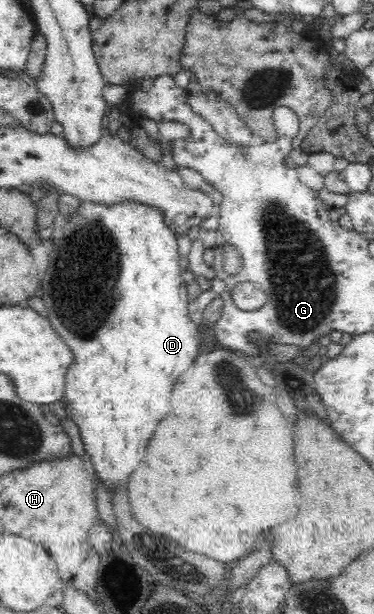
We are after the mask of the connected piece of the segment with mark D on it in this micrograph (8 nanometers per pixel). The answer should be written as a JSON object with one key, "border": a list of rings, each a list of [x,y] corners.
{"border":[[[83,202],[80,210],[76,210],[66,220],[64,227],[55,229],[50,237],[52,252],[50,253],[48,272],[42,282],[42,300],[46,302],[48,308],[48,320],[52,322],[54,330],[62,336],[62,340],[70,346],[74,352],[74,362],[68,369],[65,376],[65,395],[63,400],[69,402],[70,410],[68,416],[78,426],[81,436],[85,457],[88,461],[88,467],[92,471],[93,478],[100,482],[111,495],[116,489],[124,484],[128,484],[130,474],[136,470],[140,460],[146,456],[146,446],[158,428],[160,420],[168,416],[170,406],[168,406],[168,396],[182,372],[192,366],[192,362],[198,356],[198,349],[201,345],[201,331],[189,317],[188,307],[190,298],[187,294],[187,286],[181,275],[181,268],[178,265],[178,245],[176,245],[177,234],[173,233],[164,221],[162,213],[158,208],[147,208],[142,204],[124,202],[124,204],[114,204],[106,206],[92,202]]]}

